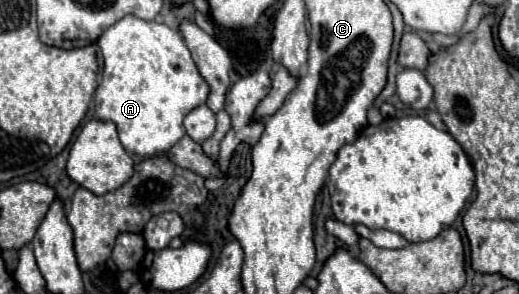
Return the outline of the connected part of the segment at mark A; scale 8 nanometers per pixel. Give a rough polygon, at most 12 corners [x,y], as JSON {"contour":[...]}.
{"contour":[[125,16],[97,40],[95,116],[165,154],[209,94],[181,34]]}

